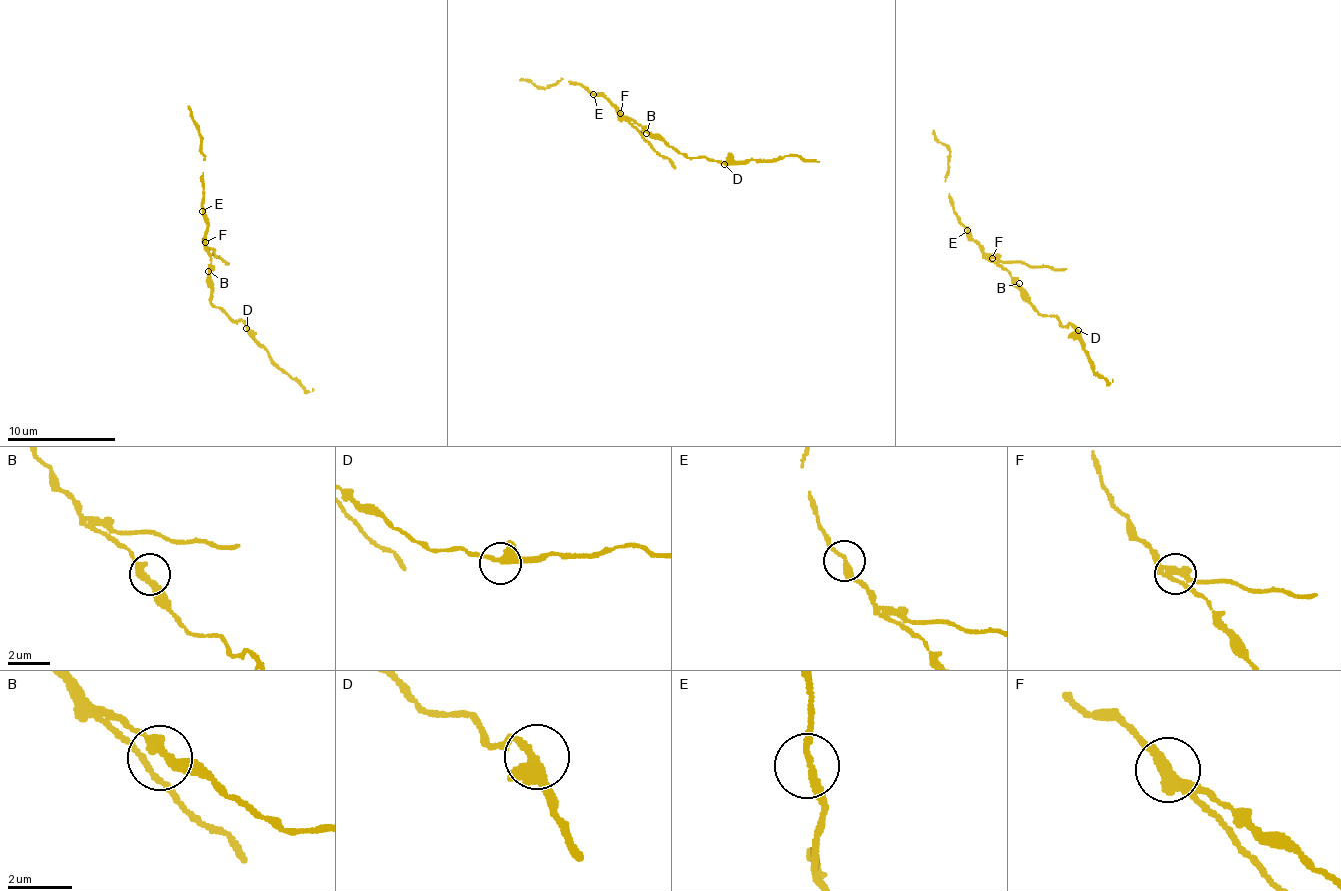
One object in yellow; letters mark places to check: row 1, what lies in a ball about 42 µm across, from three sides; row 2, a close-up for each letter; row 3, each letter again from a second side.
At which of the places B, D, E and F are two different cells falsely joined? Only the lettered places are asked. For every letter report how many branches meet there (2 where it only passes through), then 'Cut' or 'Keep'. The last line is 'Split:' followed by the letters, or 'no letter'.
B: Branches: 2. Keep
D: Branches: 3. Keep
E: Branches: 2. Keep
F: Branches: 3. Cut
Split: F

